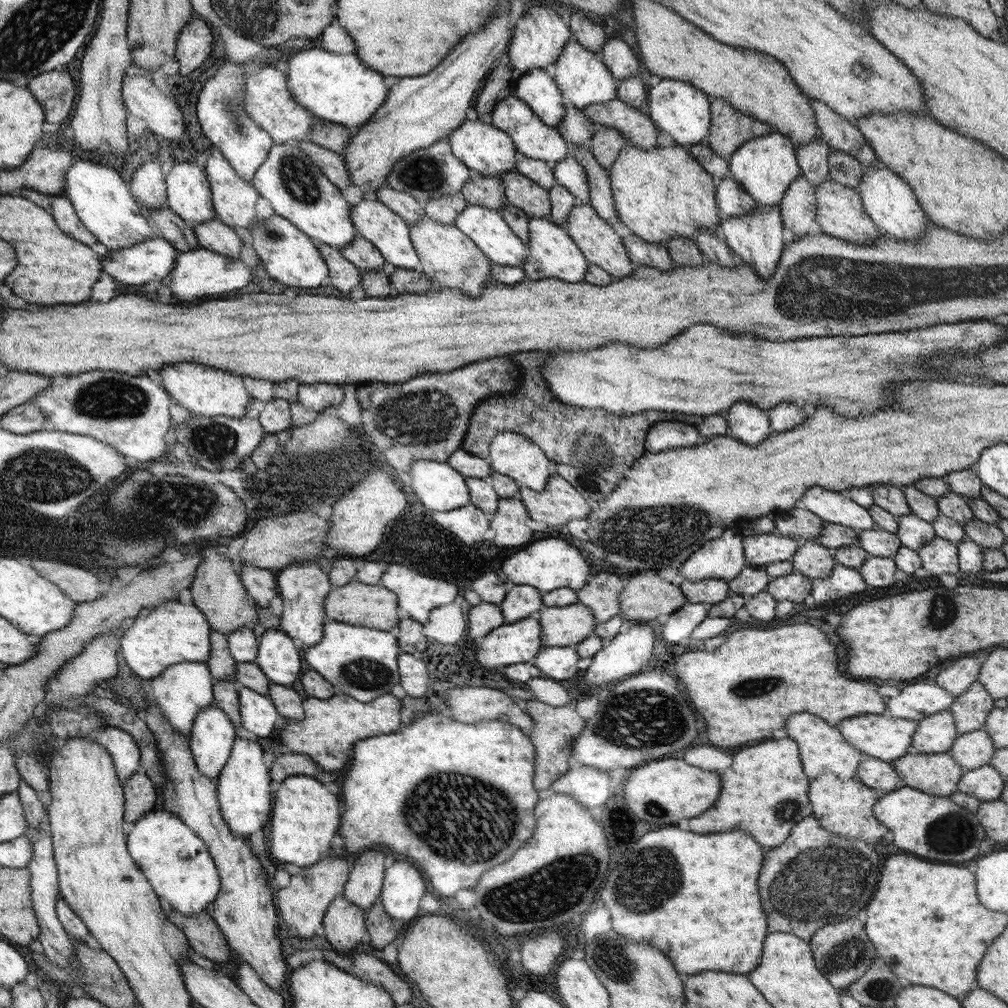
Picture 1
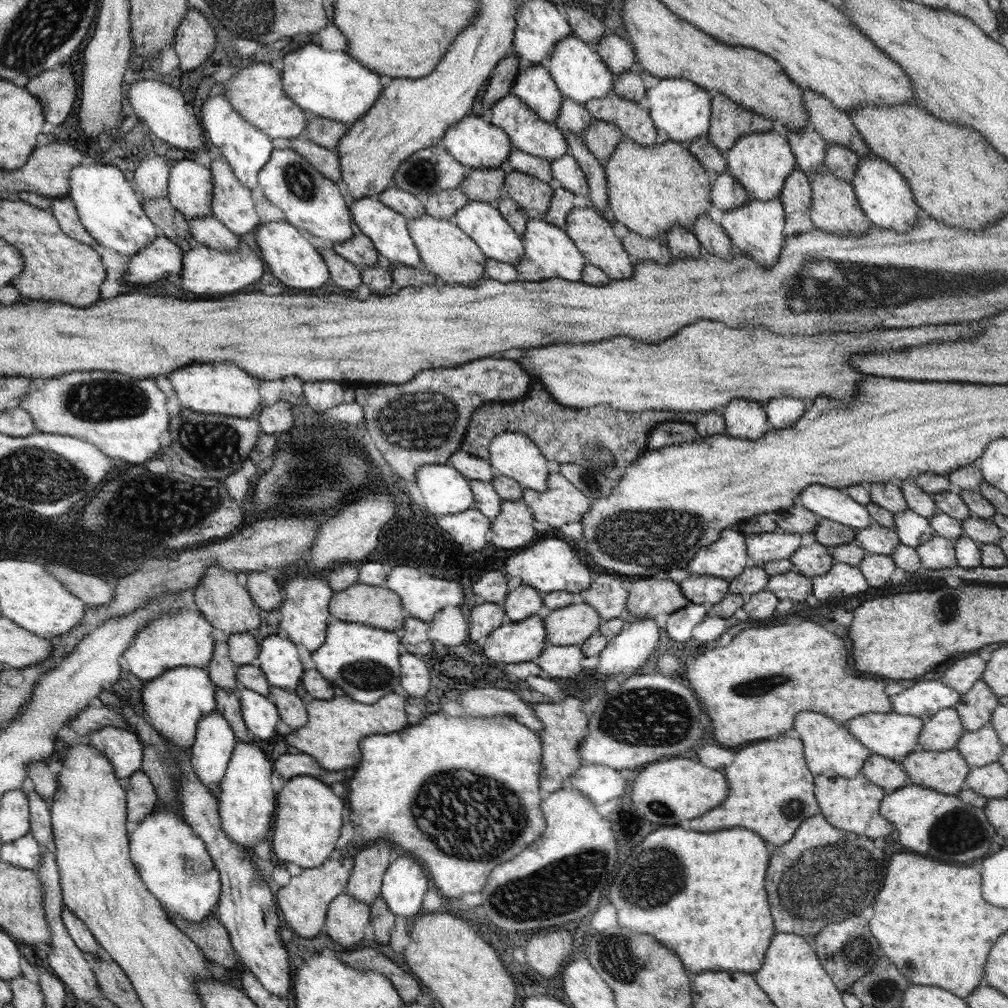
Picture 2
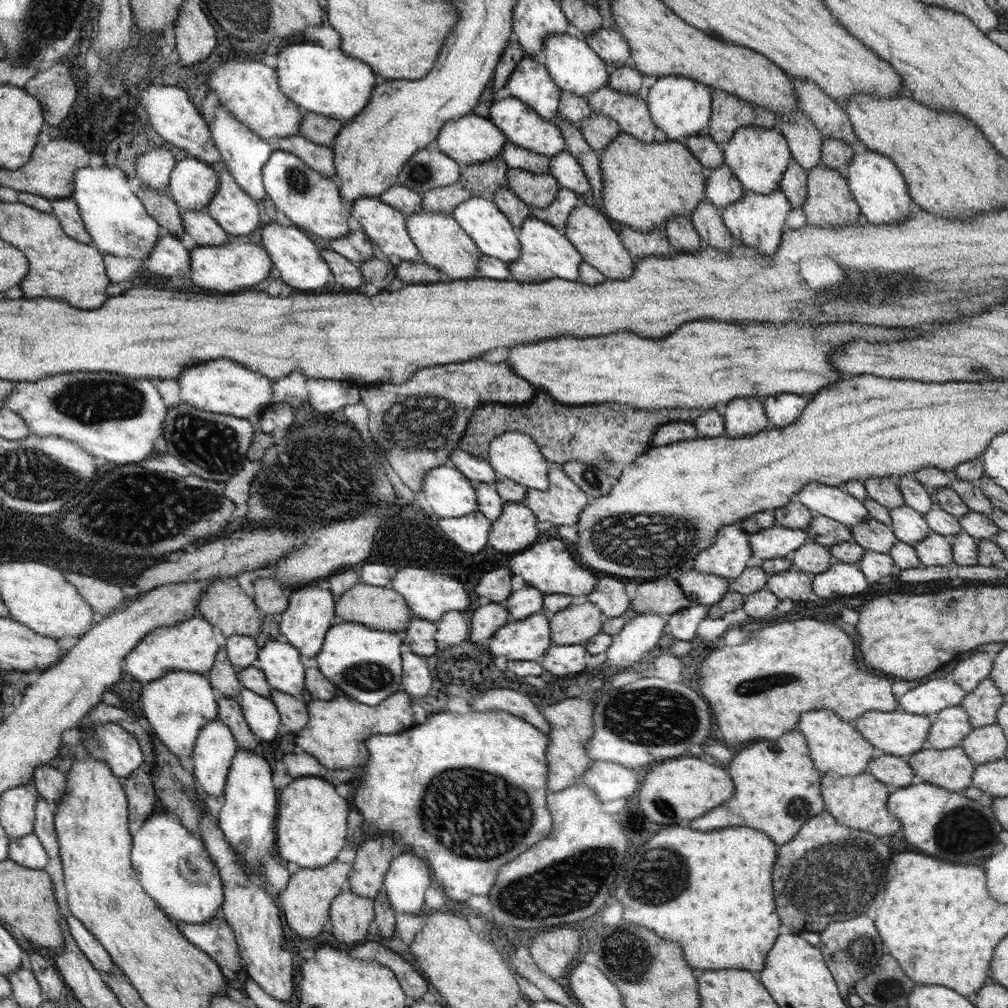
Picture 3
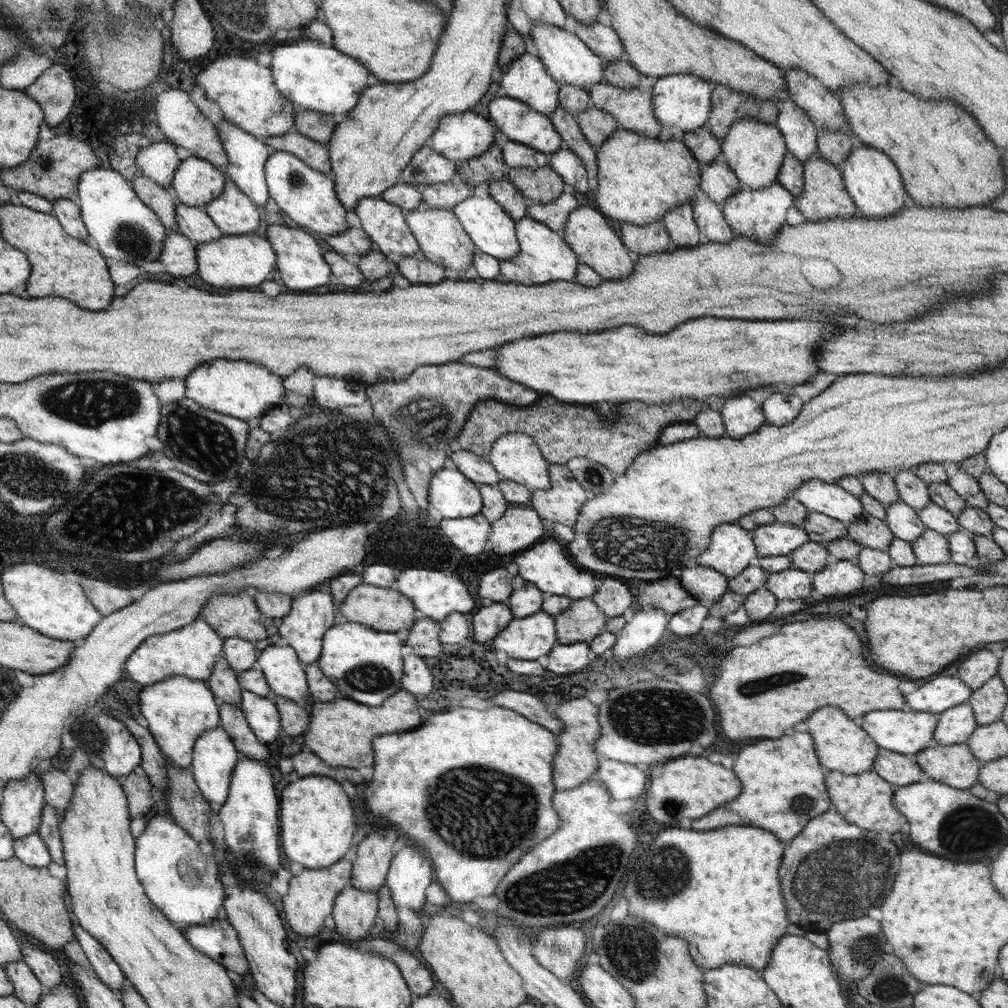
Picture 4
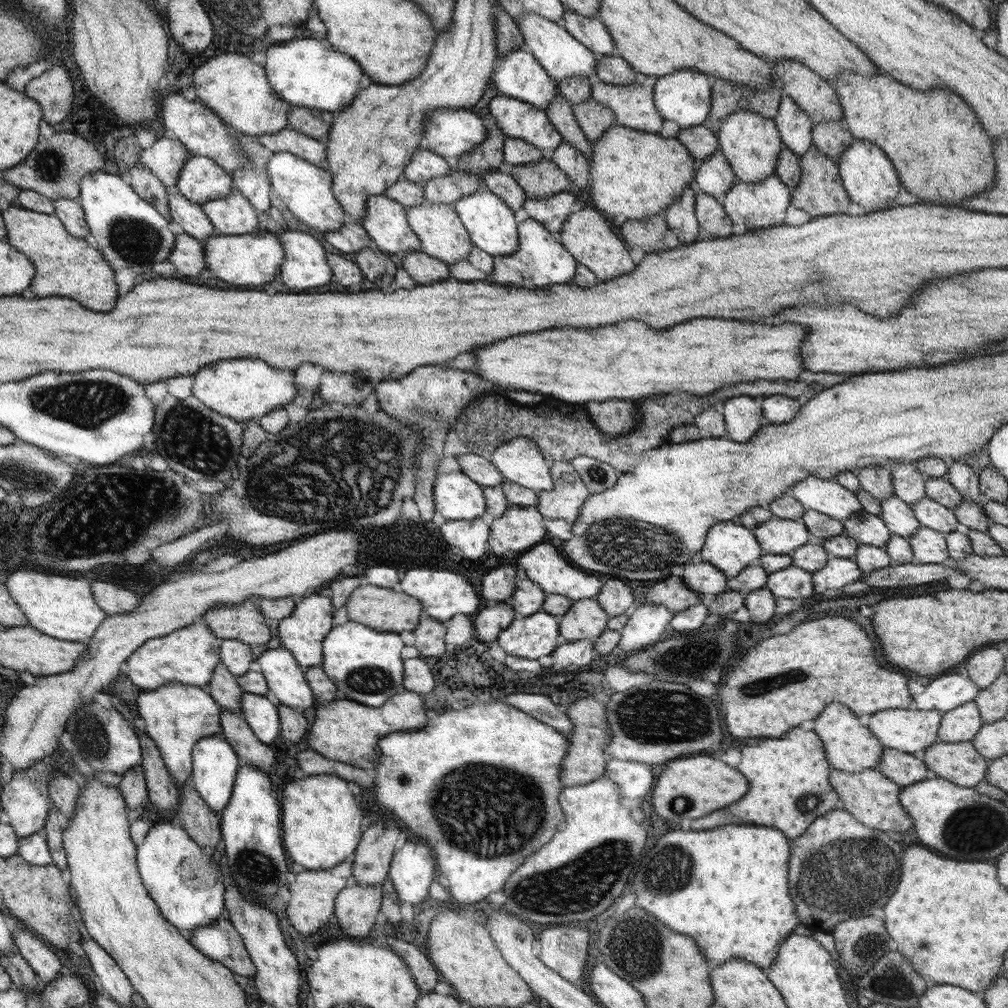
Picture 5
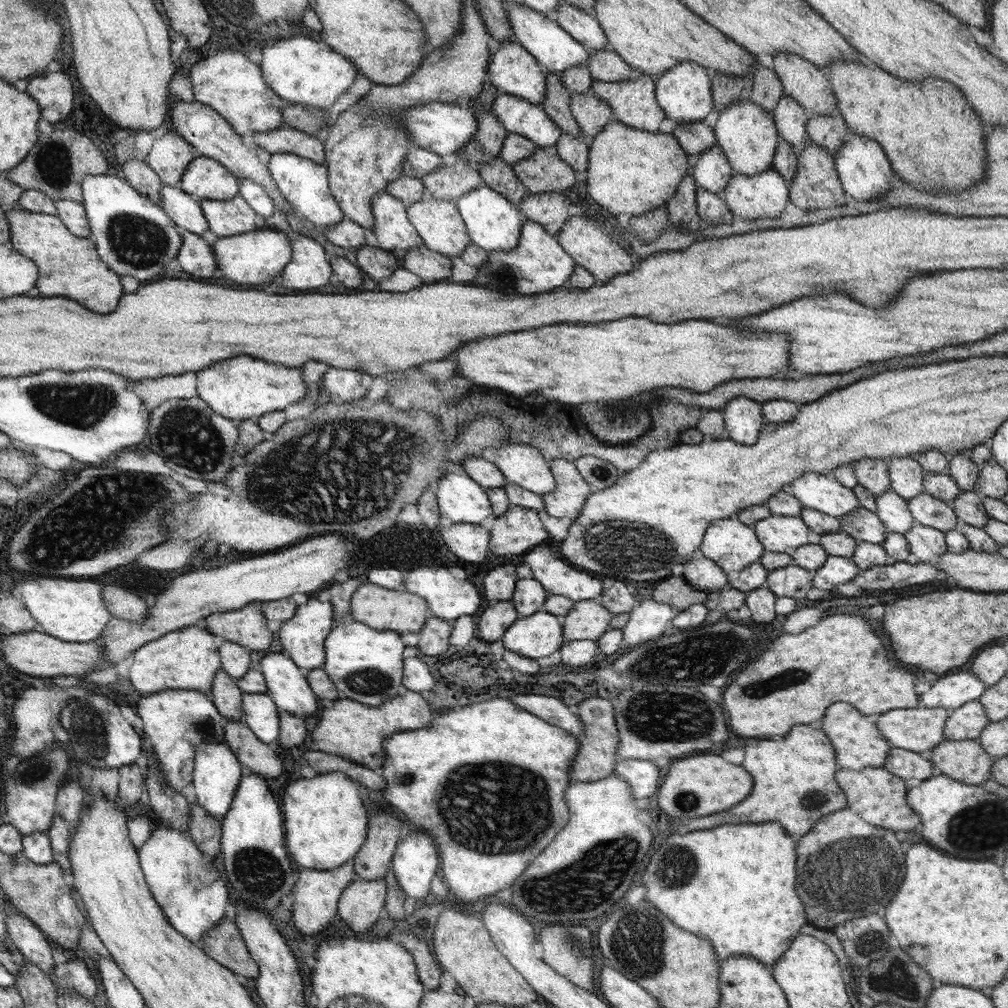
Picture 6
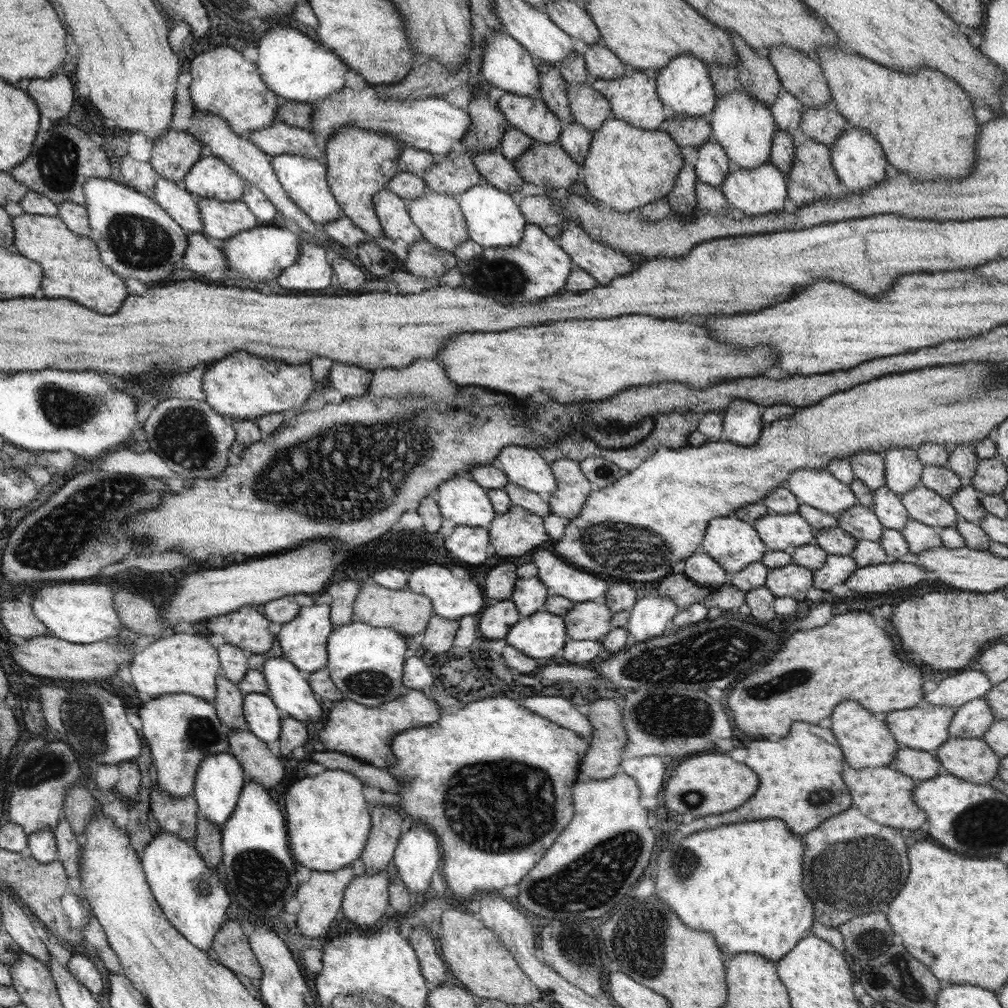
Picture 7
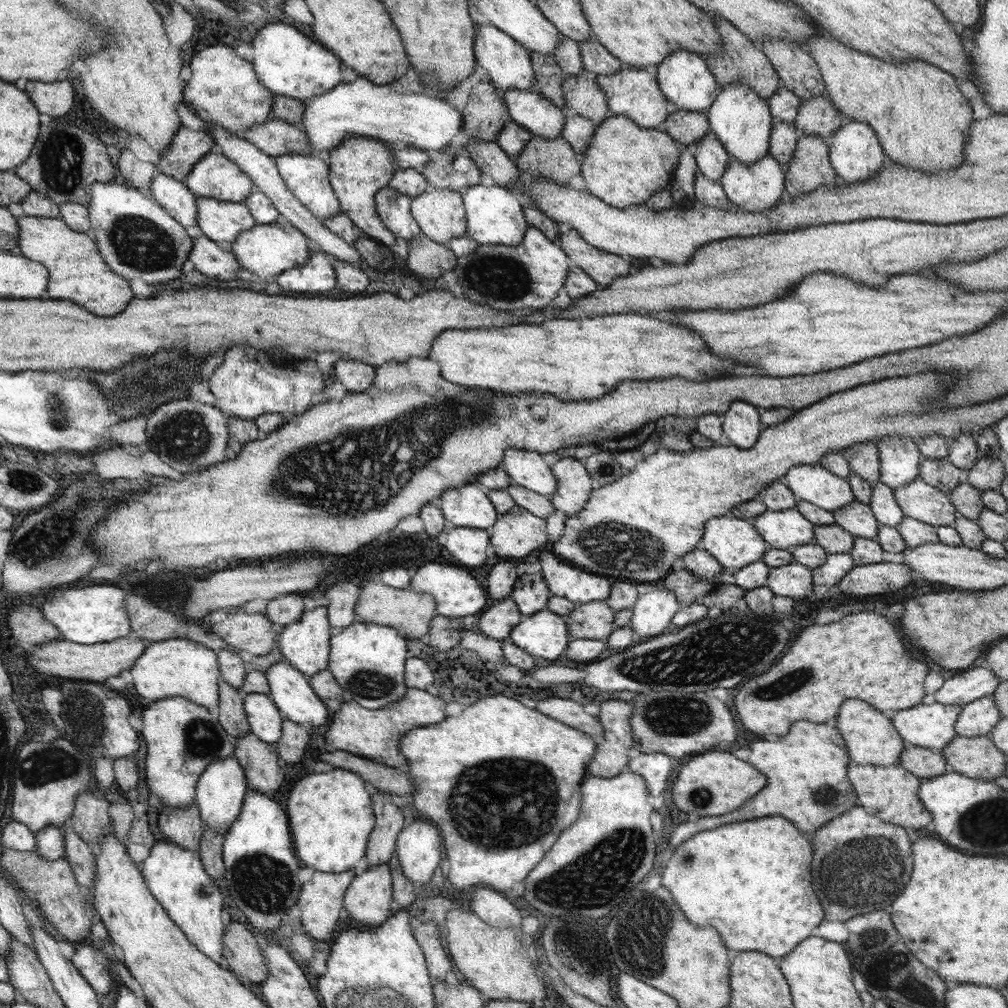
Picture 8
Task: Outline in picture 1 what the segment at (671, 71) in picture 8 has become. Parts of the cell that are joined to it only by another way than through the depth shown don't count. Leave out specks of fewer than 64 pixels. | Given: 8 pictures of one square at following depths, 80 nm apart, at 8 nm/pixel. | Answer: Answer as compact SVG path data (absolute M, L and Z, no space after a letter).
M662 79L654 87L649 87L645 109L653 117L654 124L676 141L680 147L700 144L710 130L710 102L706 94L694 85L682 80Z

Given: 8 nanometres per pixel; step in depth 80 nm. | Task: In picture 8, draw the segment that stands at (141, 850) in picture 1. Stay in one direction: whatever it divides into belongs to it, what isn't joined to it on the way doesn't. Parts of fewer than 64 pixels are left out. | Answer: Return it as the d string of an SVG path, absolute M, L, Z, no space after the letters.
M170 839L158 841L151 847L150 855L144 860L142 872L149 892L165 907L165 911L177 923L178 928L181 928L189 940L206 953L206 956L228 968L222 943L225 934L222 924L224 898L215 880L212 880L205 866L202 866L200 853L182 848Z

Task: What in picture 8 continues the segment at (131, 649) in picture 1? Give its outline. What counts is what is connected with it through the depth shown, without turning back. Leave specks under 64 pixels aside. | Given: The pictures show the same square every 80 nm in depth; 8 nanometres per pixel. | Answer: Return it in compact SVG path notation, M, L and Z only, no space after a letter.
M172 638L164 642L153 642L140 659L134 662L133 667L129 668L132 675L132 684L140 698L148 698L148 702L158 702L159 700L169 699L170 697L184 697L193 700L196 704L208 707L215 711L220 704L220 684L218 680L222 678L221 667L216 662L216 651L206 648L205 645L198 644L197 641L186 640L186 638Z

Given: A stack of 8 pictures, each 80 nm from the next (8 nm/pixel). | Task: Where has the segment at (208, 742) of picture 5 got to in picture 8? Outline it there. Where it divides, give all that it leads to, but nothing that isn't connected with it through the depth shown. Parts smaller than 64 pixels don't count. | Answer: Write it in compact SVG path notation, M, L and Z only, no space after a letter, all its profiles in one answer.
M235 757L226 760L214 760L198 779L196 788L196 803L201 819L207 828L221 835L230 831L232 824L238 820L244 795L250 787L248 778L245 776L245 769Z

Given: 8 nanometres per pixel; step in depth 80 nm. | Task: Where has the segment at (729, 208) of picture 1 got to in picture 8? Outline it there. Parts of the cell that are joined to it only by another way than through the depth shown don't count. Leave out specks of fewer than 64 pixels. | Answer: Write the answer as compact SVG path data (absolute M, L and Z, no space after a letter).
M711 131L696 143L694 156L697 157L698 170L714 181L724 177L725 171L729 169L729 164L732 162L729 151Z

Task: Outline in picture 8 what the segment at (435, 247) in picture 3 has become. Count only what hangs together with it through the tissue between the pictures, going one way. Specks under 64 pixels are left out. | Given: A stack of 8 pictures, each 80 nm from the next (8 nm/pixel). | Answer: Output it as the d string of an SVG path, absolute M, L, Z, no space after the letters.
M431 188L413 198L411 212L422 234L445 245L468 234L464 204L461 192Z

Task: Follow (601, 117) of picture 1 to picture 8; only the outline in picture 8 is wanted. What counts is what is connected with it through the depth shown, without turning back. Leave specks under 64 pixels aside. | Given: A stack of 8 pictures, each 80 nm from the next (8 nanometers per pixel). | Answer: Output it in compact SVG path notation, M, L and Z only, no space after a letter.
M630 67L629 70L619 70L614 74L598 74L597 84L604 89L608 97L610 114L628 116L641 128L656 129L660 122L668 116L668 97L661 91L656 72L652 69Z

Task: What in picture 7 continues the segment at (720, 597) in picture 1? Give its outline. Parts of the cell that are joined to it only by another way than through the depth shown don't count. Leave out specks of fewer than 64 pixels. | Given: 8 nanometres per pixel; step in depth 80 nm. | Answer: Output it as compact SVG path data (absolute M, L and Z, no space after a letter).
M701 551L685 559L683 573L698 586L716 589L728 584L727 572L716 560Z

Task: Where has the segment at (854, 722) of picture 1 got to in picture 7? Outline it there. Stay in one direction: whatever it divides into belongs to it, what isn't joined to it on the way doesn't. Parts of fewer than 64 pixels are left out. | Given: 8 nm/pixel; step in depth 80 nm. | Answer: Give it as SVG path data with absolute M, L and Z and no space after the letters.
M924 701L918 707L889 712L884 715L884 719L888 730L900 747L930 753L935 752L950 739L948 727L955 712L955 707L932 706Z

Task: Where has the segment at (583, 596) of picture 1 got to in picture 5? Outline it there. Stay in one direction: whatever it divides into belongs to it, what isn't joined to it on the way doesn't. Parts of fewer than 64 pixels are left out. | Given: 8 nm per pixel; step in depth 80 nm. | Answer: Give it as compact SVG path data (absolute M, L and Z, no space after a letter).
M606 577L606 584L595 599L610 617L625 614L626 610L634 605L634 595L632 595L630 584L623 579Z

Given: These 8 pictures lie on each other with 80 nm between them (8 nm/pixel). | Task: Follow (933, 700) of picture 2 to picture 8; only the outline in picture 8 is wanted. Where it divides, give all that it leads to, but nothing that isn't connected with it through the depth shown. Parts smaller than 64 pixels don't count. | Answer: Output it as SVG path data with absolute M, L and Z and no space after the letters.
M976 667L948 678L942 686L935 688L935 702L950 705L965 705L982 697L991 696L1000 680L994 672Z

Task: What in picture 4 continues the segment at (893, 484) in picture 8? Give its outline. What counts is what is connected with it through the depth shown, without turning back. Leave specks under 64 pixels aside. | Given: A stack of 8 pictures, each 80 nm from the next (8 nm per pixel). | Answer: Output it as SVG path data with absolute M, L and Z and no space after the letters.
M913 469L892 471L900 501L905 502L914 510L922 510L931 503L927 484L914 474Z

